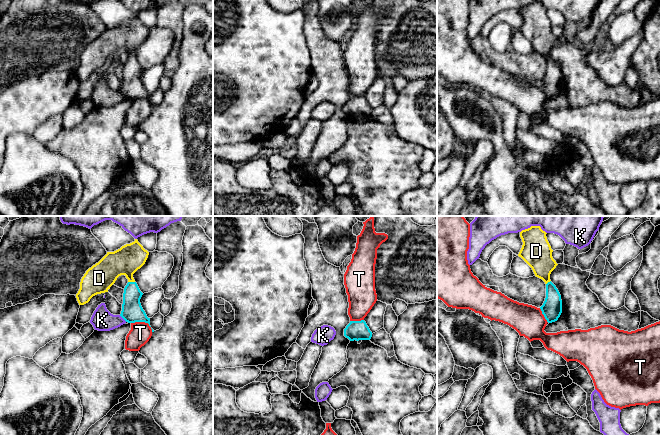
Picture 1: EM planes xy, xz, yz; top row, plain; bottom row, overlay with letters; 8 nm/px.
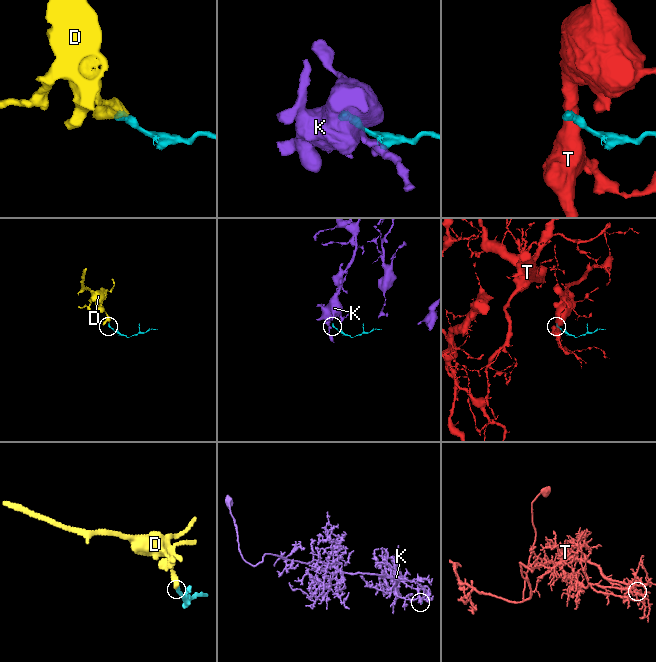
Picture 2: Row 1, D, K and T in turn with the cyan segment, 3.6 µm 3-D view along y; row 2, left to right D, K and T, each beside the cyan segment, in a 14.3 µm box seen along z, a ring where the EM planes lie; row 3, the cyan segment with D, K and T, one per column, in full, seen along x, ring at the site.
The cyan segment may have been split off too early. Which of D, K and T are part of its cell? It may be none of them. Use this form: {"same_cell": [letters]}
{"same_cell": ["D"]}

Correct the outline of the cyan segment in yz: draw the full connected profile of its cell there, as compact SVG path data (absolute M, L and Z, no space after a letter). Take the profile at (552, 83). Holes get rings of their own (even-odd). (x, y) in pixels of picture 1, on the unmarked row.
M531 2L520 8L523 21L518 30L533 46L536 53L546 60L546 74L540 83L548 99L558 96L562 89L561 71L550 56L551 48L558 41L552 33L553 26L546 8L540 2Z

